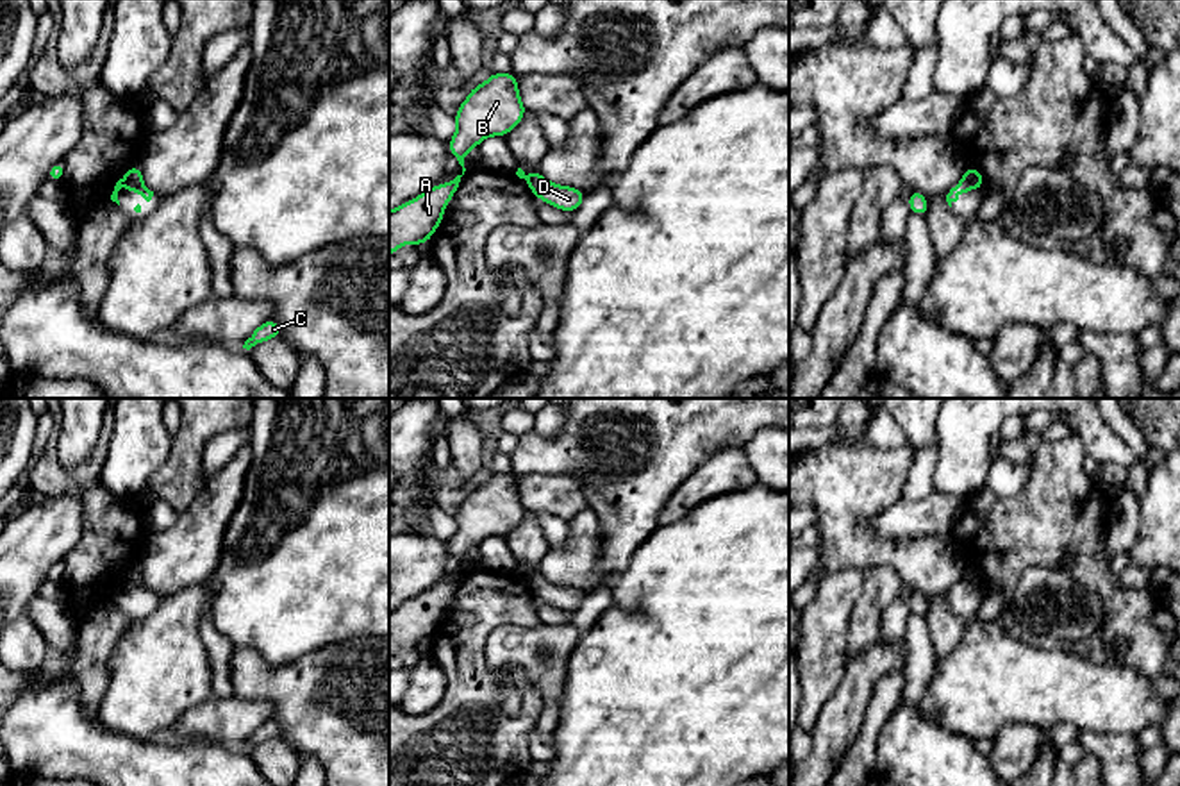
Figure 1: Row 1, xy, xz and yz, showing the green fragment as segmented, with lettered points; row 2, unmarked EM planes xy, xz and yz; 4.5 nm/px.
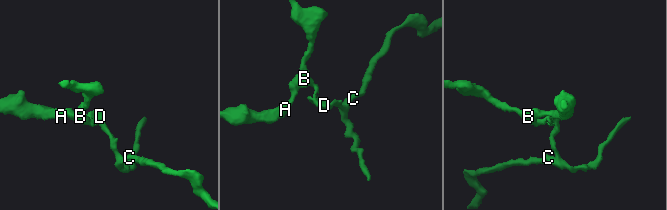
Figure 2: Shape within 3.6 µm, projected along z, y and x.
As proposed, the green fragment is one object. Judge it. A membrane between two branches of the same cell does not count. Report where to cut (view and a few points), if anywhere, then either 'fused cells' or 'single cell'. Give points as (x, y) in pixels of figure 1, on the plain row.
cut xy (124, 577), (141, 586); fused cells

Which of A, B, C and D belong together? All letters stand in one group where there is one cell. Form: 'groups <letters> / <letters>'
groups A B / C D

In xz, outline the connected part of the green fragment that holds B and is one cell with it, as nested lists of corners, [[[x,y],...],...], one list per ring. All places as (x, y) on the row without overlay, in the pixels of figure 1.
[[[511,472],[491,473],[484,484],[470,491],[453,514],[457,532],[448,543],[448,550],[462,566],[462,573],[389,611],[389,656],[405,643],[427,645],[466,572],[466,554],[487,536],[507,536],[523,520],[527,509],[521,504],[516,481],[518,477]]]

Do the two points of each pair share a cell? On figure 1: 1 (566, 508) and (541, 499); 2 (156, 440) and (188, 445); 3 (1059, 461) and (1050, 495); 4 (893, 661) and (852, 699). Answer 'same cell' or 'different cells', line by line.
1: same cell
2: different cells
3: same cell
4: same cell

